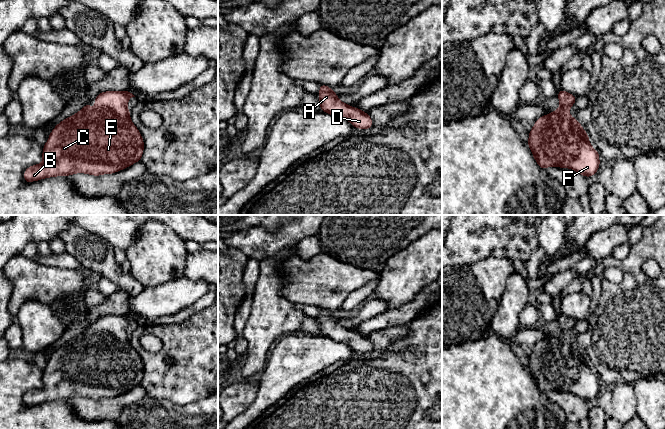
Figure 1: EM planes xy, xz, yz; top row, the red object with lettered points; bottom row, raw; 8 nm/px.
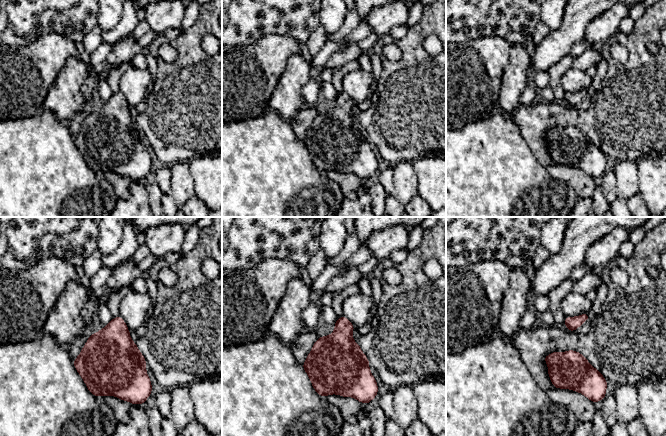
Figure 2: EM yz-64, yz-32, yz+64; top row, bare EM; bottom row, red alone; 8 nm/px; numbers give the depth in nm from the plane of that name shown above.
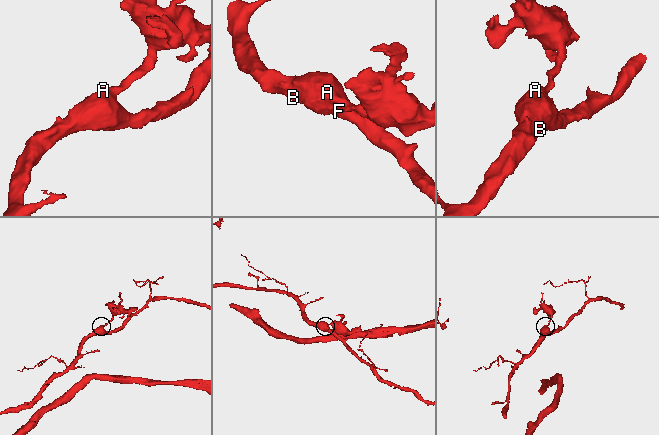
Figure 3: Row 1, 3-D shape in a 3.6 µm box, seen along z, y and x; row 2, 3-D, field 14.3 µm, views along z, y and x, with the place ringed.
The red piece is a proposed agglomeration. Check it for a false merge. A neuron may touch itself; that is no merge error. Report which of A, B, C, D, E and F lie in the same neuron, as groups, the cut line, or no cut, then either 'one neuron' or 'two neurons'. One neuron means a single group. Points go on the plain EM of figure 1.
A B C D E F; no cut; one neuron

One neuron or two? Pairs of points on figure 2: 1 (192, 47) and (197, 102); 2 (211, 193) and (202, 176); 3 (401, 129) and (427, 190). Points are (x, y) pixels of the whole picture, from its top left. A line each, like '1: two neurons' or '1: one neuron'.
1: one neuron
2: one neuron
3: two neurons

